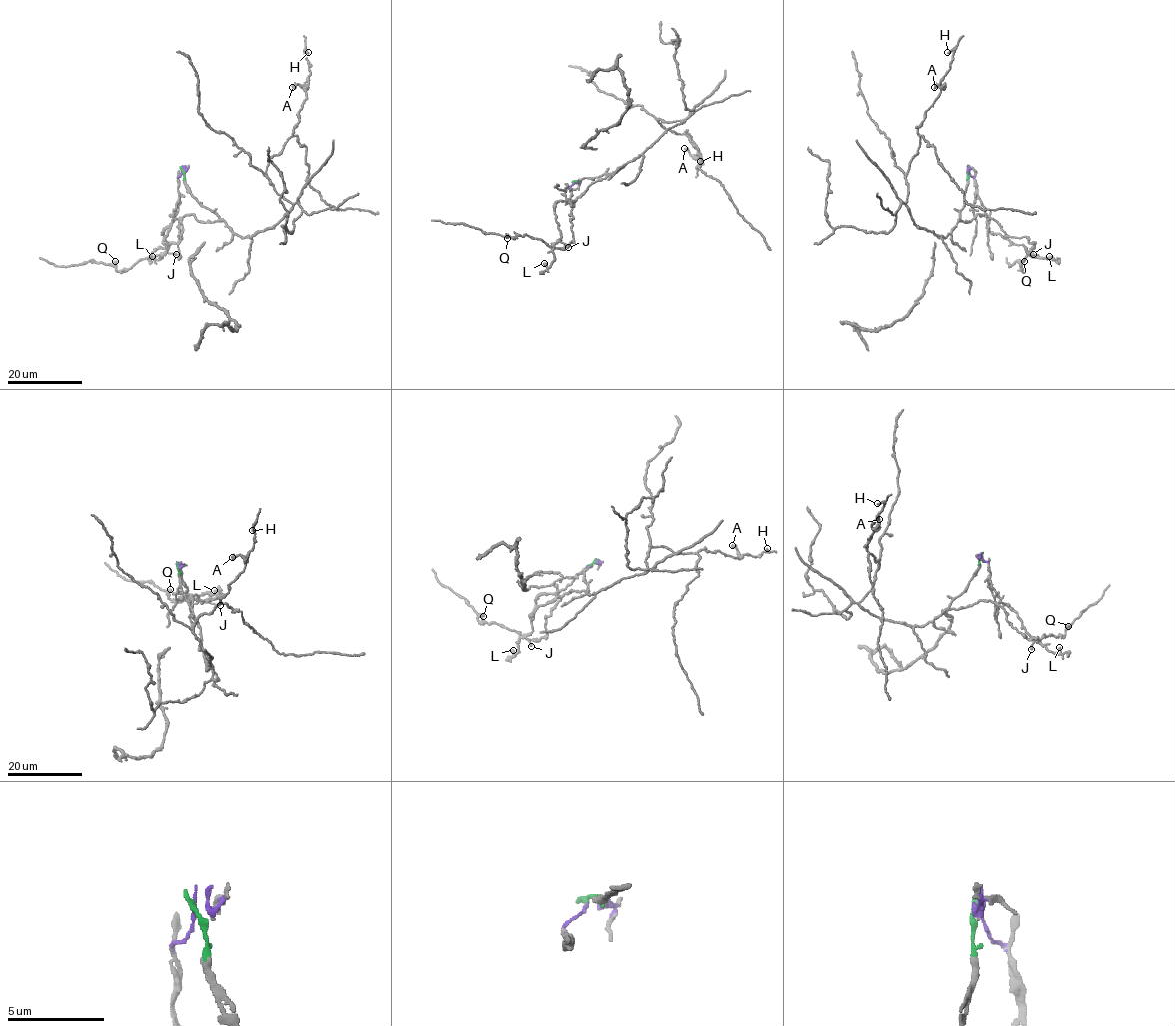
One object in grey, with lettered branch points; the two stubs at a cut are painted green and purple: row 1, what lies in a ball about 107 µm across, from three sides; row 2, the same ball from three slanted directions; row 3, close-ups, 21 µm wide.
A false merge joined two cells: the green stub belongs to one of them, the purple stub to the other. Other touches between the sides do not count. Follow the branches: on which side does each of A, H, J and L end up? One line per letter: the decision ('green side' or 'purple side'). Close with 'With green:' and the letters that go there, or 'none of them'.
A: green side
H: green side
J: purple side
L: purple side
With green: A, H

